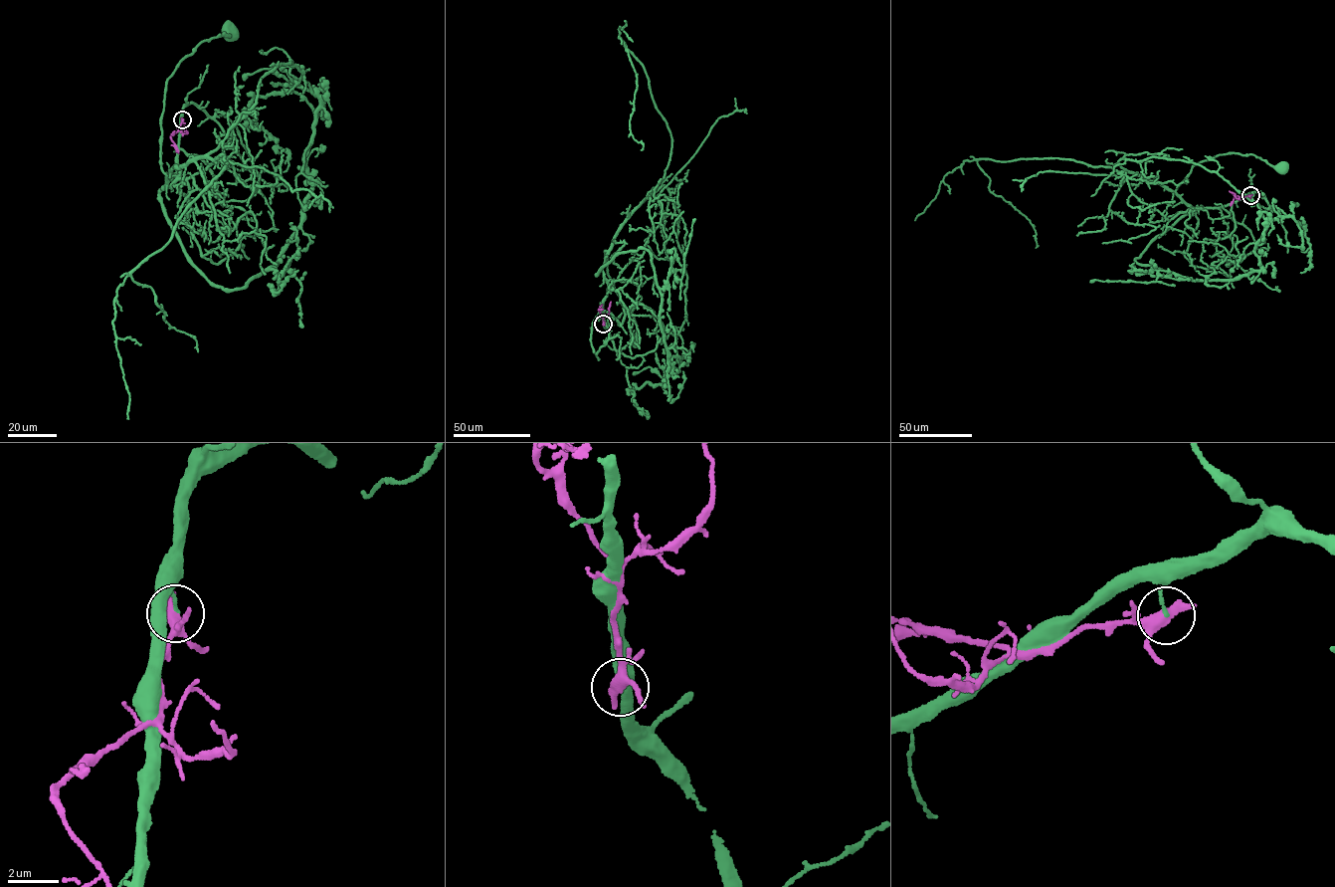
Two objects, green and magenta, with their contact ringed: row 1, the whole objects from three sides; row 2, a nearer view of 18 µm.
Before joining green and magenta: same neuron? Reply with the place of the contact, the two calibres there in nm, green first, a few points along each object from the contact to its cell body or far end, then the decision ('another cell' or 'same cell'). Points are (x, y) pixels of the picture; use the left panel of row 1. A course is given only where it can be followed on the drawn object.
(182, 119) | 120/400 nm | green via (182, 119), (176, 158), (179, 174), (168, 188), (160, 158), (168, 79), (200, 43), (232, 31) | magenta via (182, 119), (179, 130), (170, 137), (178, 153) | another cell

